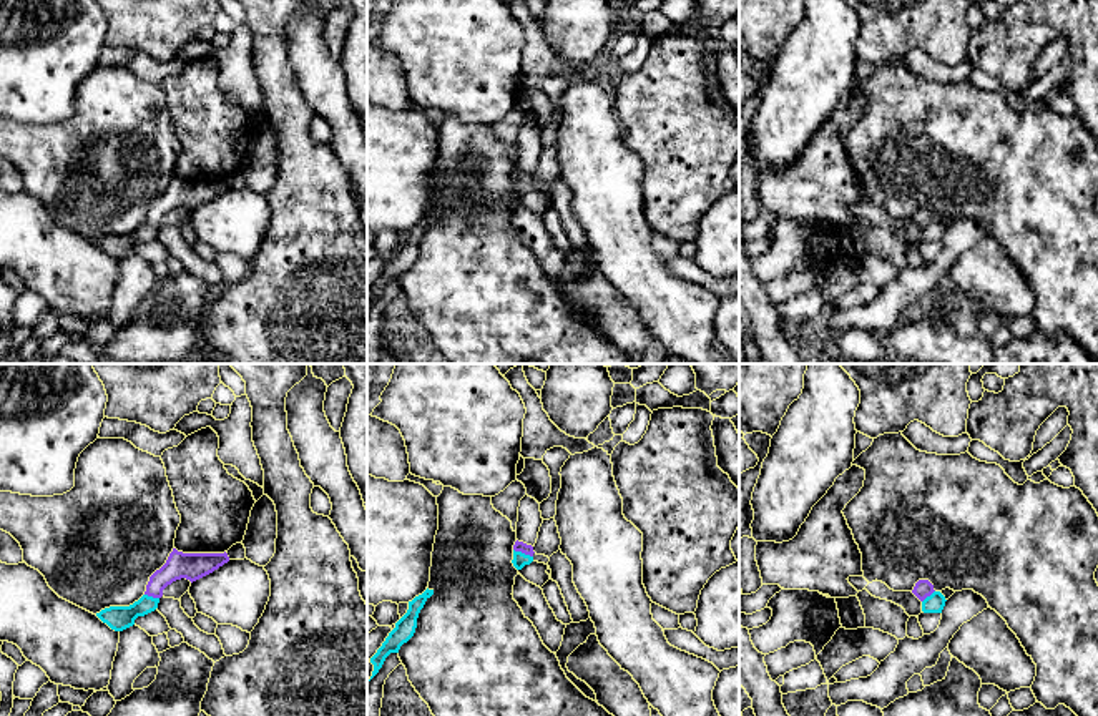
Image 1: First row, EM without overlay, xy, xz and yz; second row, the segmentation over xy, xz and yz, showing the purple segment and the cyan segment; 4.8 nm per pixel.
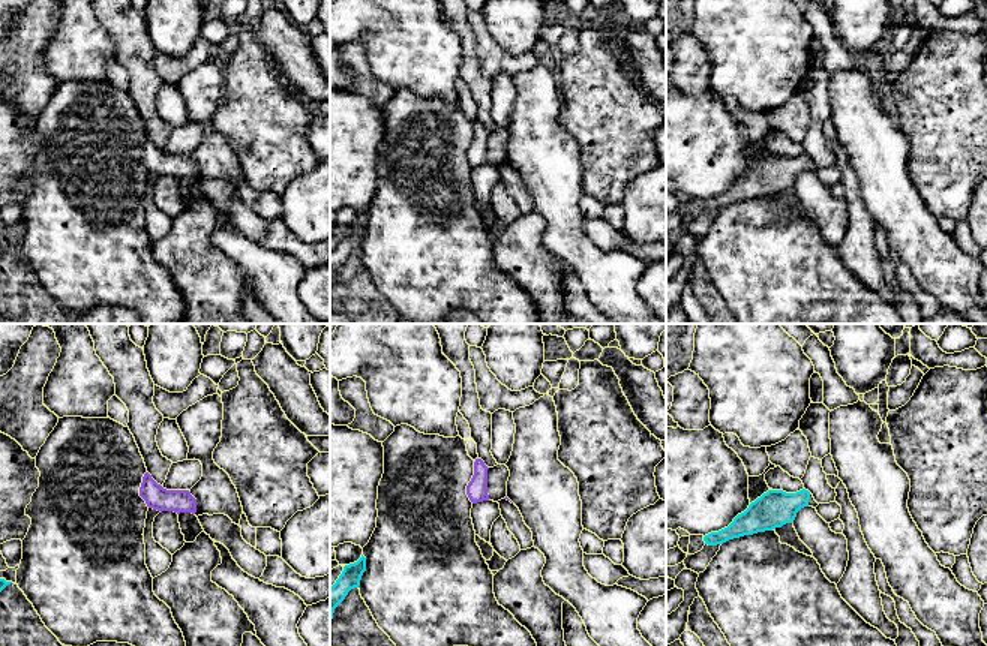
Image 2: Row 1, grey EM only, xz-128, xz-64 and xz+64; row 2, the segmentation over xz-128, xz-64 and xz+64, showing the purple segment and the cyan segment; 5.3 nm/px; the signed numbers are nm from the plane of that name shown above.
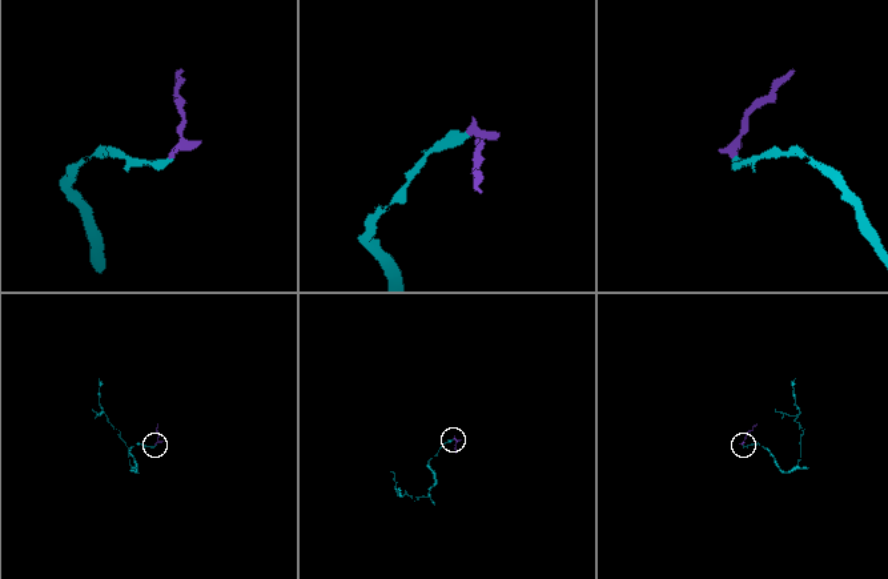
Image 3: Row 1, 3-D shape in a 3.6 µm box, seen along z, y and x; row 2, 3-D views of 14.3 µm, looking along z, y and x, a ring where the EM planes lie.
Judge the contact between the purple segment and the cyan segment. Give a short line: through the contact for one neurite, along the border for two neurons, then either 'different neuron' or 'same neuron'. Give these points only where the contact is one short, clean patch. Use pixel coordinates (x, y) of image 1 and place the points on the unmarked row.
line xz (522, 175), (524, 180), (520, 188); same neuron

